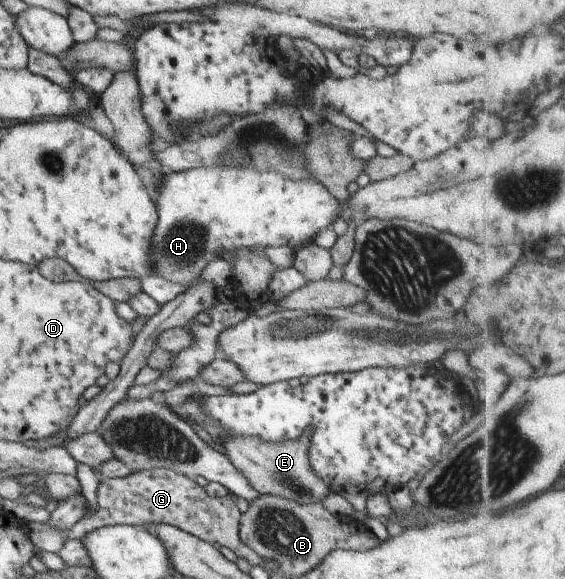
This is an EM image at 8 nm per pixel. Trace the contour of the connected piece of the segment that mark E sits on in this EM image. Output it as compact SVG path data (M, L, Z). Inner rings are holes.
M225 434L219 438L220 446L224 449L225 458L231 466L255 488L257 494L277 495L298 503L315 503L323 500L330 493L320 476L311 470L308 462L308 447L306 443L295 440L267 442L257 436L231 436Z

